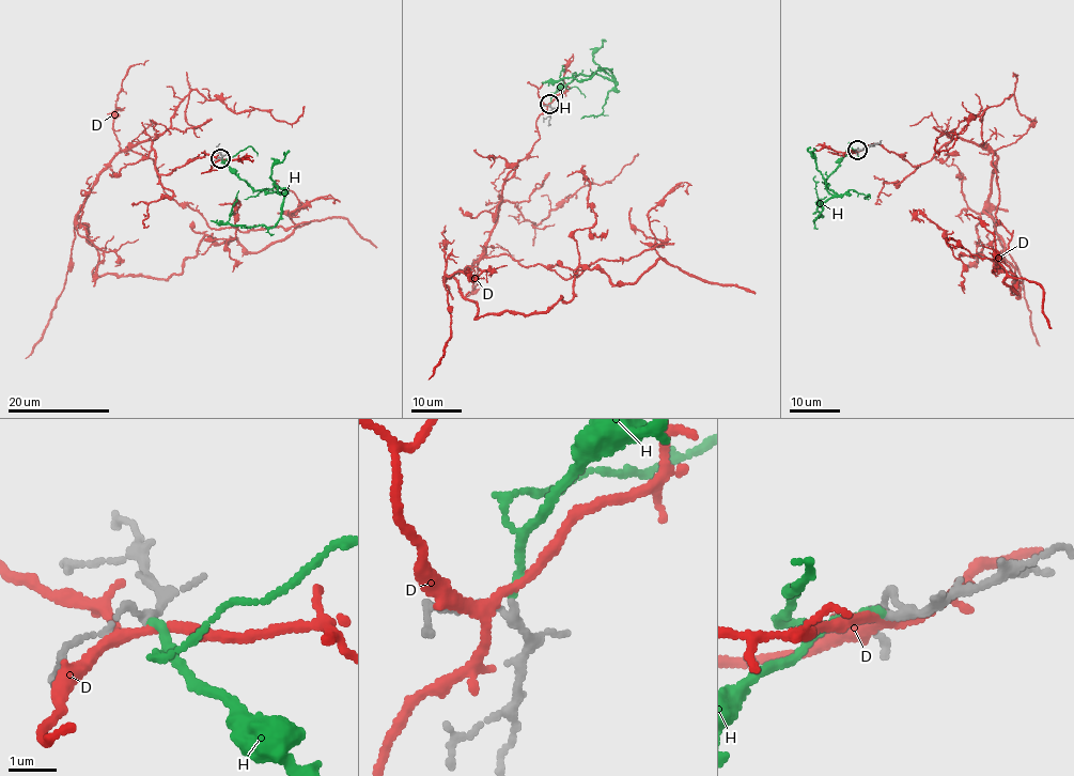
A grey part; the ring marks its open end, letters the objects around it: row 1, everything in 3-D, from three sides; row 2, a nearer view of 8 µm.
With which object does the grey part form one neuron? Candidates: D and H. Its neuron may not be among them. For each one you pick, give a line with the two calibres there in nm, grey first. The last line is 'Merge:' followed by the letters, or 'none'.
H: 170/150 nm
Merge: H

